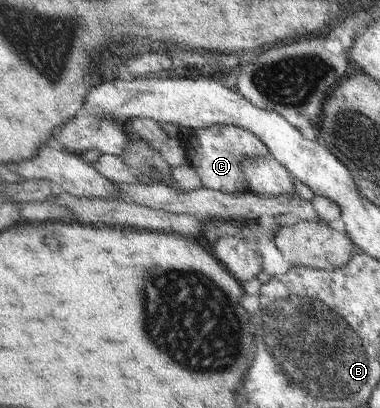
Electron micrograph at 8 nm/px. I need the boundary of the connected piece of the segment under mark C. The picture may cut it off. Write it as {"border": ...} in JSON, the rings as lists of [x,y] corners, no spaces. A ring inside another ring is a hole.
{"border":[[[214,125],[210,128],[190,129],[192,137],[187,139],[179,134],[187,146],[191,164],[202,182],[202,186],[226,194],[253,192],[243,171],[243,163],[247,159],[266,157],[271,154],[269,148],[256,134],[236,125]]]}

